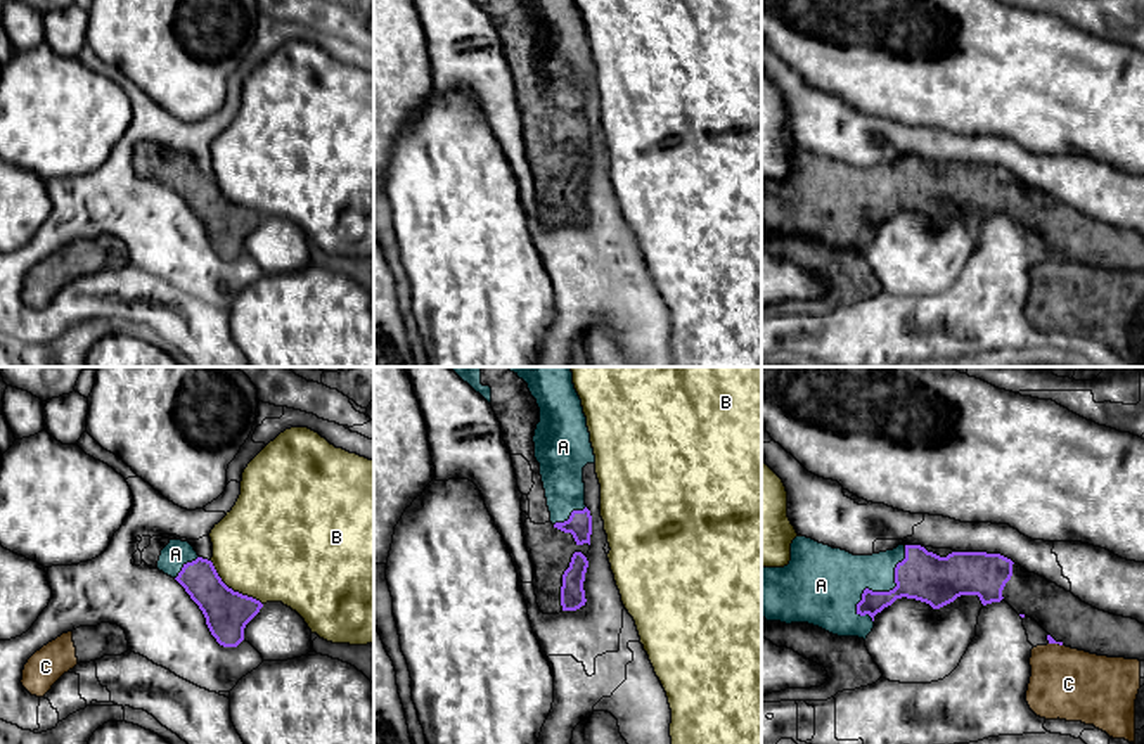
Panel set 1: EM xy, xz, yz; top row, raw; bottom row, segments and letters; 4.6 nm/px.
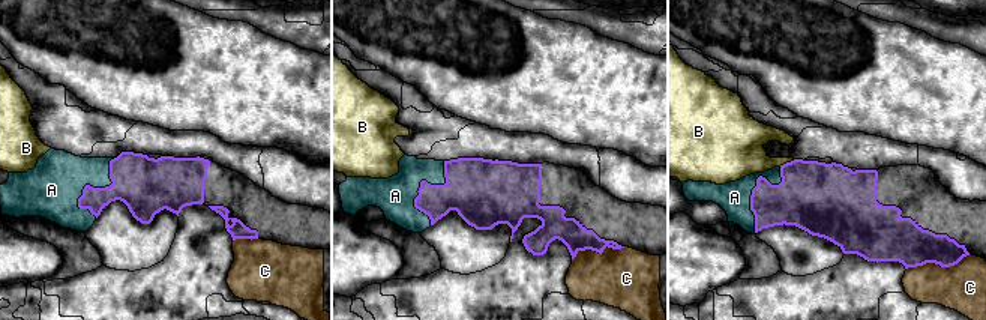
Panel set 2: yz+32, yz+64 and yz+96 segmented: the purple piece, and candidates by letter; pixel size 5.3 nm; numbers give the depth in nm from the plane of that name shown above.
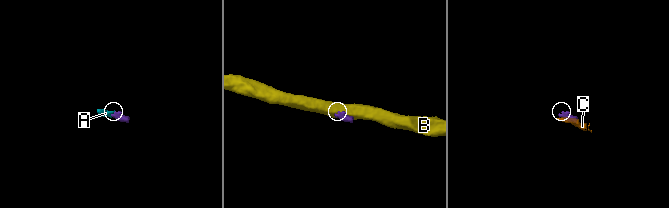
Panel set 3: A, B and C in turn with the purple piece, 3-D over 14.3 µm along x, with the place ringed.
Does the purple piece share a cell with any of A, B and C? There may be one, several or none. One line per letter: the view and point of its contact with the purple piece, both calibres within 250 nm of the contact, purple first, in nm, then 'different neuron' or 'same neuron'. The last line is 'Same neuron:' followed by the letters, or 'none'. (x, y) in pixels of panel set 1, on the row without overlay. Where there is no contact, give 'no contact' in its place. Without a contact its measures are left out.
A: yz (886, 205) | 220/280 nm | same neuron
B: xy (231, 201) | 200/480 nm | different neuron
C: yz (1056, 255) | 30/340 nm | different neuron
Same neuron: A

